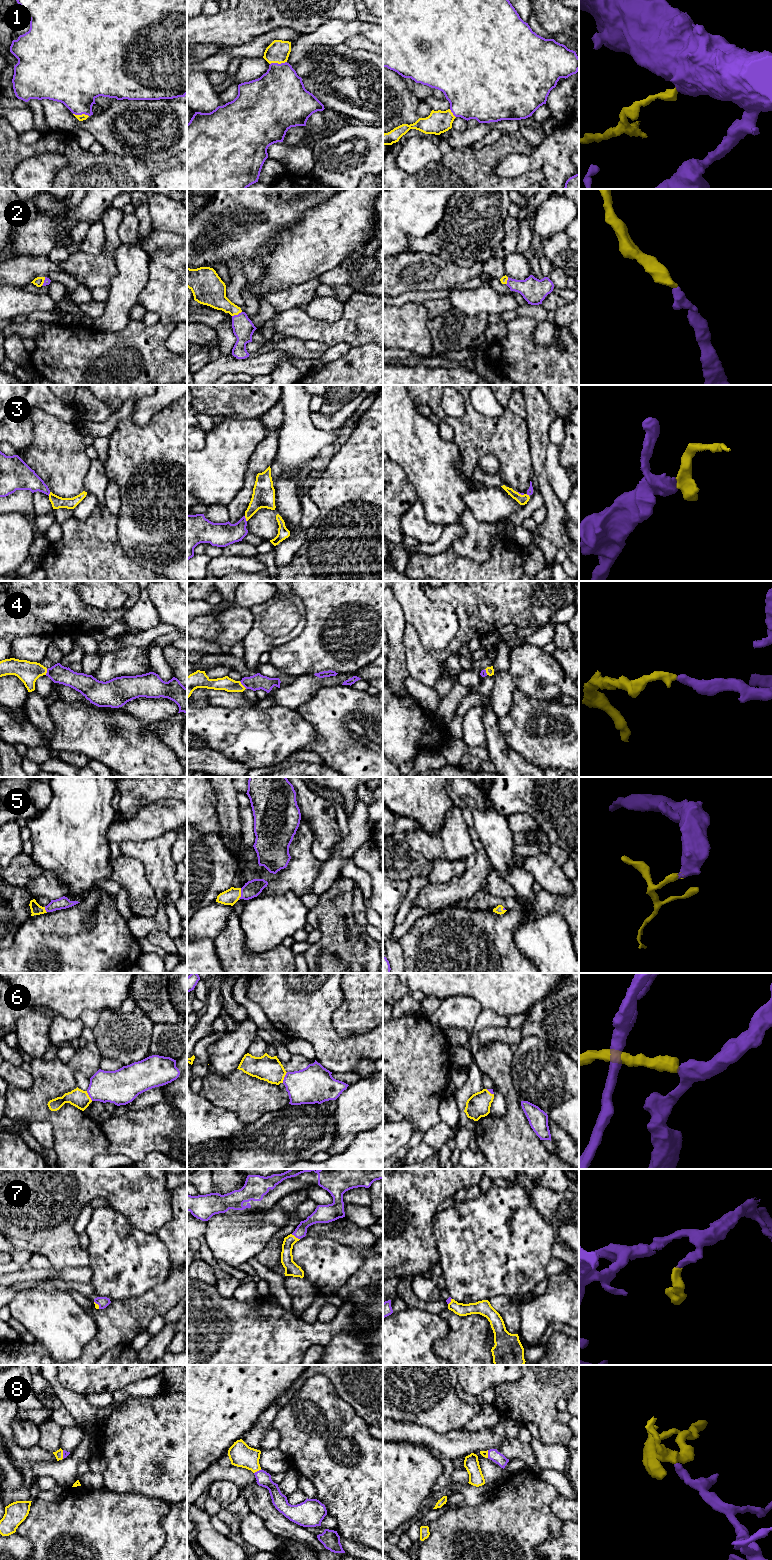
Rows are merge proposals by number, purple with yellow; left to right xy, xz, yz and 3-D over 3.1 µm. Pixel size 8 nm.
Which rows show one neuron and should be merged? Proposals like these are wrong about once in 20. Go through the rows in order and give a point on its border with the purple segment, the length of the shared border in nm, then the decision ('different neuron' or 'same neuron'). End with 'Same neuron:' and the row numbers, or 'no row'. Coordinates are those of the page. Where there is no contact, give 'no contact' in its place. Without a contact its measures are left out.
1: contact xz (277, 63); length 140 nm; same neuron
2: contact xz (236, 315); length 90 nm; same neuron
3: contact xz (245, 519); length 50 nm; same neuron
4: contact xz (243, 685); length 90 nm; same neuron
5: contact xz (241, 894); length 100 nm; same neuron
6: contact xz (284, 1077); length 100 nm; same neuron
7: contact xz (295, 1236); length 80 nm; same neuron
8: contact xz (257, 1471); length 70 nm; same neuron
Same neuron: 1, 2, 3, 4, 5, 6, 7, 8

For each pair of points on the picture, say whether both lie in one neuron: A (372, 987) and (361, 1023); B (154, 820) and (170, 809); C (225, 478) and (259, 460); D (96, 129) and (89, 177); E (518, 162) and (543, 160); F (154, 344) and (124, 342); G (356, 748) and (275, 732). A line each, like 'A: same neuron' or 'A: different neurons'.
A: same neuron
B: same neuron
C: different neurons
D: different neurons
E: same neuron
F: same neuron
G: different neurons

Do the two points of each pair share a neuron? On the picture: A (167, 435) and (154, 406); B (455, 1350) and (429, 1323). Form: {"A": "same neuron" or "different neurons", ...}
{"A": "different neurons", "B": "different neurons"}

